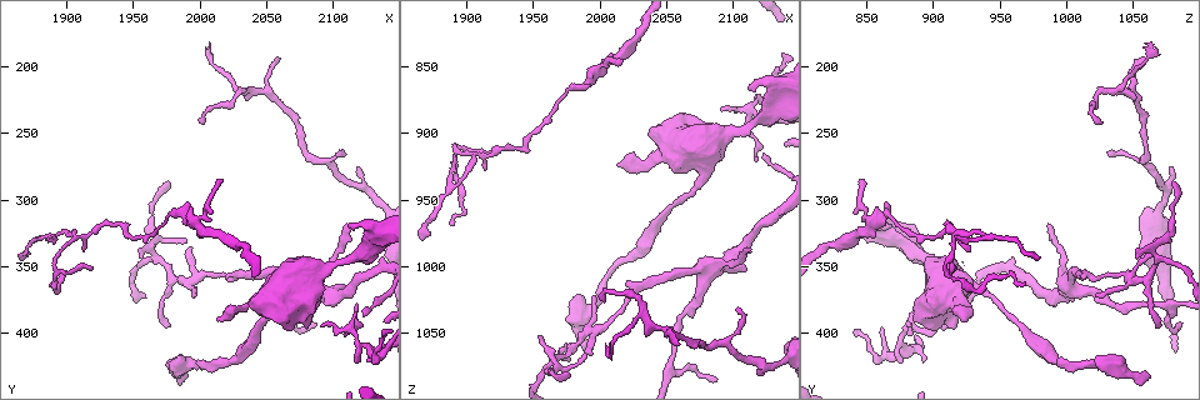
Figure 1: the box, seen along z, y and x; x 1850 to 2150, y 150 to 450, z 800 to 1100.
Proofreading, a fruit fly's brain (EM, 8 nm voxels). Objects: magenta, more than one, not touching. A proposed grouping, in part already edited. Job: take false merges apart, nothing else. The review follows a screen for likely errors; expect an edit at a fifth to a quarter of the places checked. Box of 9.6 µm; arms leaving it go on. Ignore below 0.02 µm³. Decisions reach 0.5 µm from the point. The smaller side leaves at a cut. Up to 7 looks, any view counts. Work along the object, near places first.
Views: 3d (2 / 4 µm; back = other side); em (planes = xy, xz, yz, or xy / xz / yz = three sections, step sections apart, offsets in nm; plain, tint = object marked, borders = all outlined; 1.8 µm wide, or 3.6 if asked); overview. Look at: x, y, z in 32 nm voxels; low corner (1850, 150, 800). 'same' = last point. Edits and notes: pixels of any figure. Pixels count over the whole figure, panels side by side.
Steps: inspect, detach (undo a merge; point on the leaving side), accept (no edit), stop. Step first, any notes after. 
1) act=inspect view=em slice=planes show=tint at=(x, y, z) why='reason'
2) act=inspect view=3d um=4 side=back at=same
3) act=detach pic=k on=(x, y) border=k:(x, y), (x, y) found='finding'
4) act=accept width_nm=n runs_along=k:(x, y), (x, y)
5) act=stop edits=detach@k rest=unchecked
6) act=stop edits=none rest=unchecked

act=inspect view=3d um=2 side=back at=(1982, 310, 866) why='calibre changes'

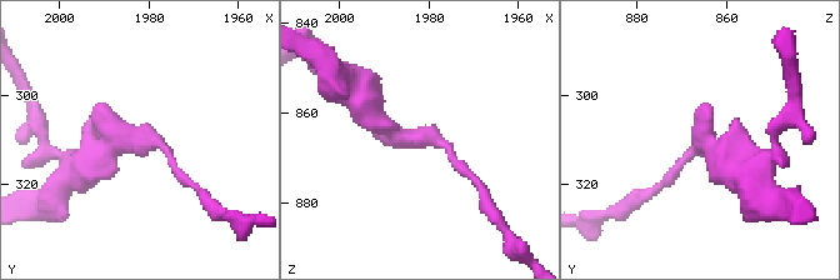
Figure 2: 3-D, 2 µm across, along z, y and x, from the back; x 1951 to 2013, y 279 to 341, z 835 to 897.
act=inspect view=em slice=xz step=8 show=tint at=(1984, 310, 866)

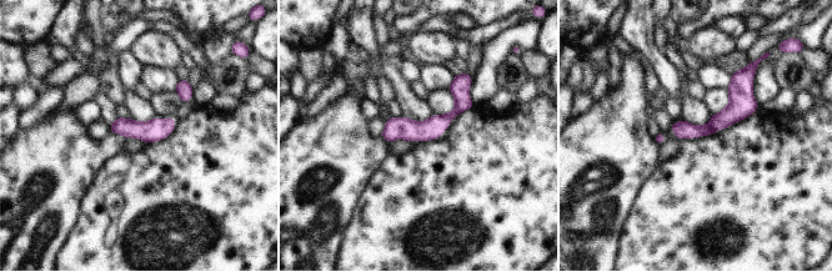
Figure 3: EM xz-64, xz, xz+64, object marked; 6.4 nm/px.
act=inspect view=em slice=planes show=tint at=same why='another direction'

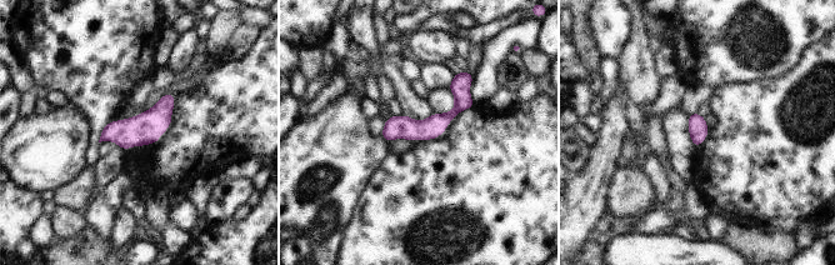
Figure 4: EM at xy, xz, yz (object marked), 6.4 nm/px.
act=accept width_nm=130 found='continuous, no second neuron'

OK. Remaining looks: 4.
act=inspect view=3d um=4 at=(2132, 332, 880) why='abrupt turn'

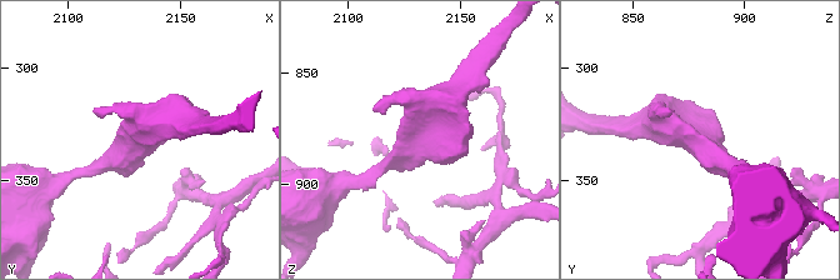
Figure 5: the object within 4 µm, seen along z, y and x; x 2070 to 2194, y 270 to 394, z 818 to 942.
act=inspect view=em slice=planes show=tint at=(2132, 335, 879)

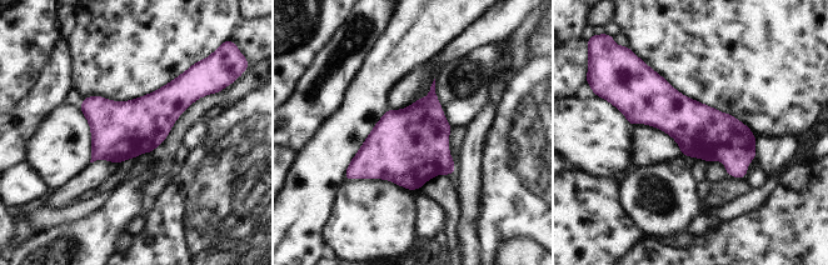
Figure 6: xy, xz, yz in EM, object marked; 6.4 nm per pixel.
act=accept runs_along=6:(623, 105), (661, 105), (752, 154) found='all the same neuron'

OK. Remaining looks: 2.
act=inspect view=em slice=planes show=tint at=(1968, 346, 1070) why='three-way junction'

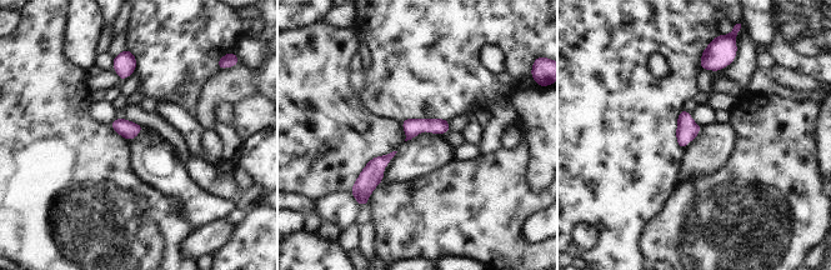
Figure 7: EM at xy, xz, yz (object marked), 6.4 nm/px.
act=accept found='continuous, no second neuron'

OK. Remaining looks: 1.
act=stop edits=none rest=unchecked

